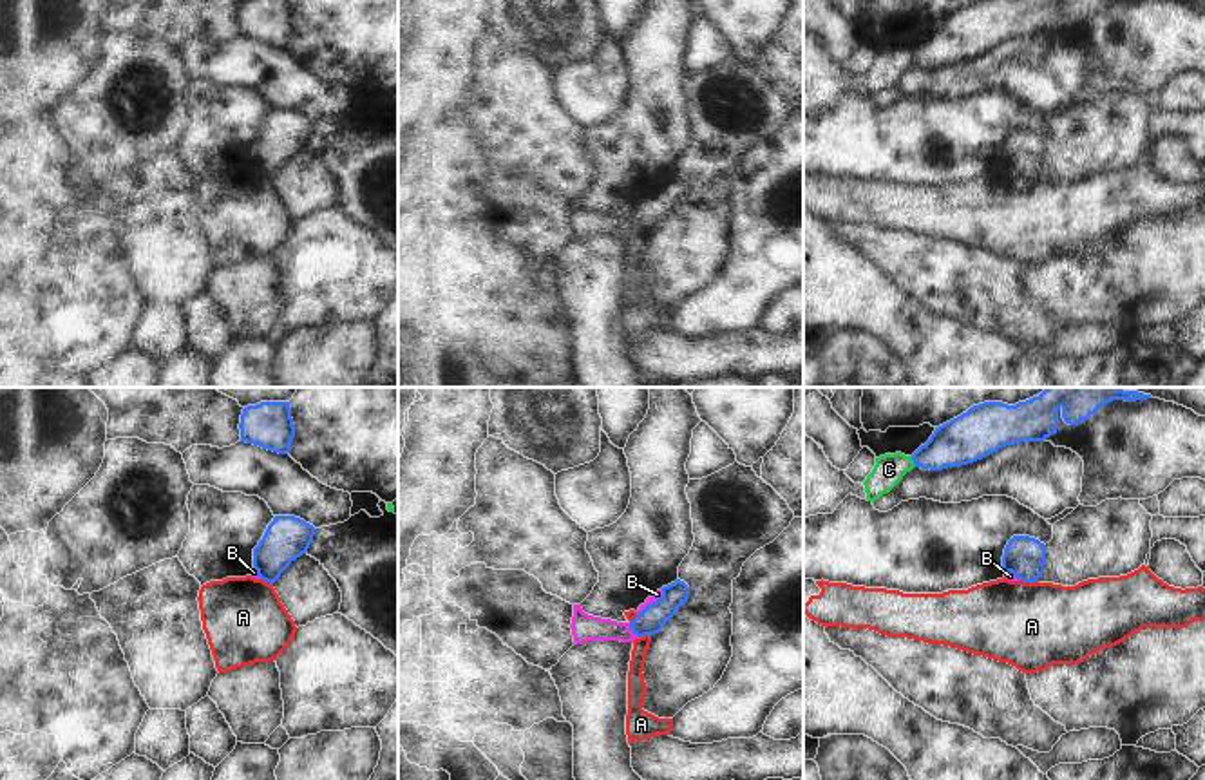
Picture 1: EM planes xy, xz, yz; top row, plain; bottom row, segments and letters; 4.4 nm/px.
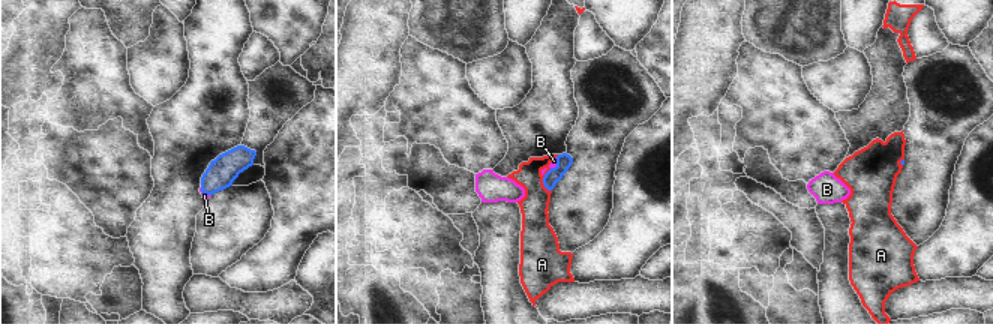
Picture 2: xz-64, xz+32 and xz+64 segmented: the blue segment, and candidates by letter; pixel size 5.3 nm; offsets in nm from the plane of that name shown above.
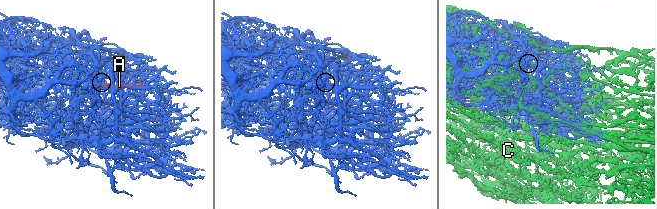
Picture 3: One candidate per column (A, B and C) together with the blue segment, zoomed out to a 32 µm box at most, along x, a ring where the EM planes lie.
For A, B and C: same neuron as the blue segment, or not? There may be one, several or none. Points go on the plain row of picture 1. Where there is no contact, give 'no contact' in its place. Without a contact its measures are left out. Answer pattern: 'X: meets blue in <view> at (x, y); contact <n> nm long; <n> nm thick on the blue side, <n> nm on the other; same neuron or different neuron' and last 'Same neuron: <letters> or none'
A: meets blue in yz at (1030, 176); contact 80 nm long; 180 nm thick on the blue side, 380 nm on the other; different neuron
B: meets blue in xz at (630, 223); contact 80 nm long; 120 nm thick on the blue side, 120 nm on the other; same neuron
C: meets blue in yz at (914, 57); contact 50 nm long; 220 nm thick on the blue side, 140 nm on the other; different neuron
Same neuron: B

